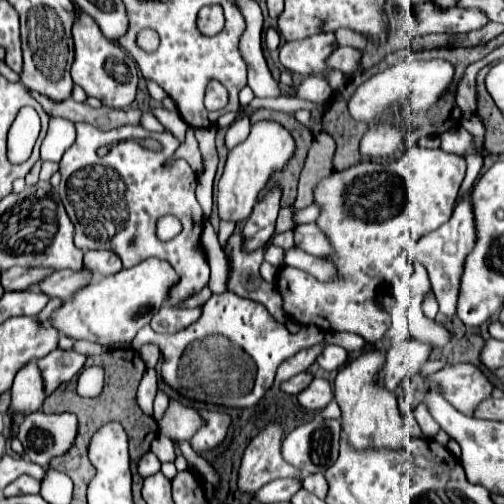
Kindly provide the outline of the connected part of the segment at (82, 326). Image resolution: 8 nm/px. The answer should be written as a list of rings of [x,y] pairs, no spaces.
[[[148,258],[128,270],[120,270],[114,276],[96,280],[94,284],[82,288],[70,302],[52,314],[52,326],[68,334],[74,340],[98,342],[102,346],[116,342],[132,342],[142,326],[146,326],[160,306],[168,300],[170,288],[178,284],[178,274],[174,268],[158,258]]]

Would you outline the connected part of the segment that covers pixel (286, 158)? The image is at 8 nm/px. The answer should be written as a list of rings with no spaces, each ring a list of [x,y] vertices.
[[[260,120],[252,124],[248,138],[228,152],[226,168],[218,182],[220,218],[234,220],[234,222],[248,218],[252,214],[252,208],[256,206],[258,194],[264,190],[264,186],[276,172],[284,170],[284,166],[290,162],[294,152],[296,152],[296,142],[284,126],[272,120]]]

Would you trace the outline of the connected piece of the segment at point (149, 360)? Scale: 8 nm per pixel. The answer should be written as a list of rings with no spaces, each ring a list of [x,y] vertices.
[[[146,344],[139,350],[139,354],[147,364],[146,367],[148,370],[154,370],[159,360],[160,353],[160,349],[153,344]]]

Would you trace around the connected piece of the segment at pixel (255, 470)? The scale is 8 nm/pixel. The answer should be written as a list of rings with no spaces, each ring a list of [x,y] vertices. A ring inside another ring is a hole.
[[[274,420],[266,424],[246,446],[242,464],[238,470],[238,490],[244,494],[258,492],[264,484],[276,478],[298,476],[300,472],[290,466],[282,454],[280,446],[284,440],[284,426],[282,422]]]

